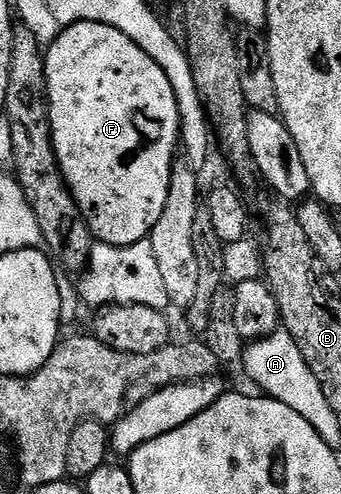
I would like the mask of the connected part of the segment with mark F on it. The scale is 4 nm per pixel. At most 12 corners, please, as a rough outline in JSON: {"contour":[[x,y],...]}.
{"contour":[[65,26],[52,144],[93,236],[149,238],[181,142],[125,33]]}

